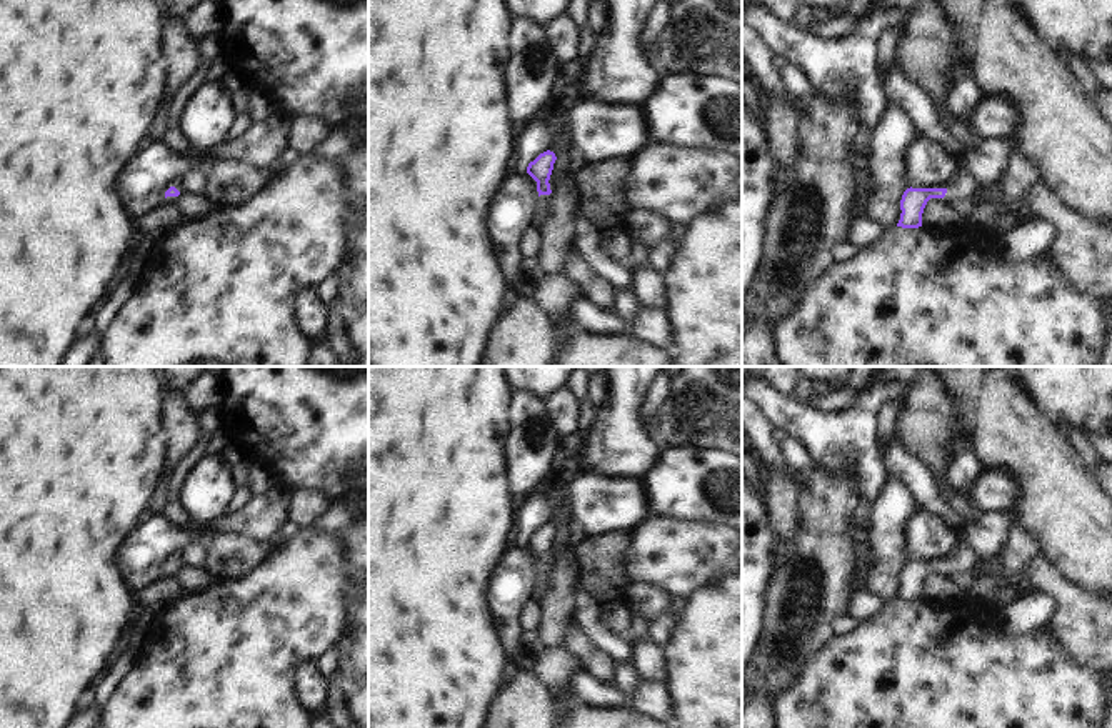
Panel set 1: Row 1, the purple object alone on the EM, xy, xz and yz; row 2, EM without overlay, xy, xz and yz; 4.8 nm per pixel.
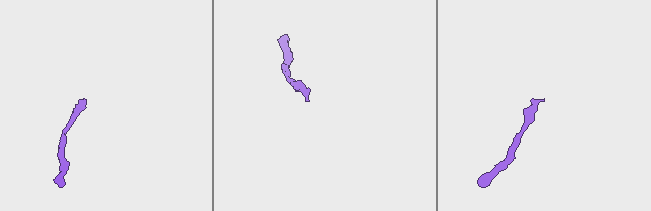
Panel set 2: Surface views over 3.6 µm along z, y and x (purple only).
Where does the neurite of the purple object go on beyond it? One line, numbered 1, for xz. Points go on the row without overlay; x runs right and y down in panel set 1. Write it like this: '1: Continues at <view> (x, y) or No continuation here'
1: Continues at xz (544, 575)

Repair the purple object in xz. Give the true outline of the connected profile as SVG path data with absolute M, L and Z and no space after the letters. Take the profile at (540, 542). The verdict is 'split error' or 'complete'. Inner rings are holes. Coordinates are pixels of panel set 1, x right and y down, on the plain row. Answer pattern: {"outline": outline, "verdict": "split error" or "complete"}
{"outline": "M547 523L540 526L533 535L530 535L527 540L527 546L537 555L537 565L538 565L535 600L542 600L543 595L552 586L552 581L550 581L552 563L550 563L548 553L550 553L555 533L557 533L555 526Z", "verdict": "split error"}

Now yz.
{"outline": "M964 536L945 561L907 561L900 573L900 593L897 600L922 600L922 586L930 571L944 571L949 578L962 578L972 575L977 566L977 556Z", "verdict": "split error"}

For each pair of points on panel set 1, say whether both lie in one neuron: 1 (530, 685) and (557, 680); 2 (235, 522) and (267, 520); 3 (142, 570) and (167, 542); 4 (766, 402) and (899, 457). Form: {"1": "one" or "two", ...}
{"1": "two", "2": "one", "3": "one", "4": "two"}

